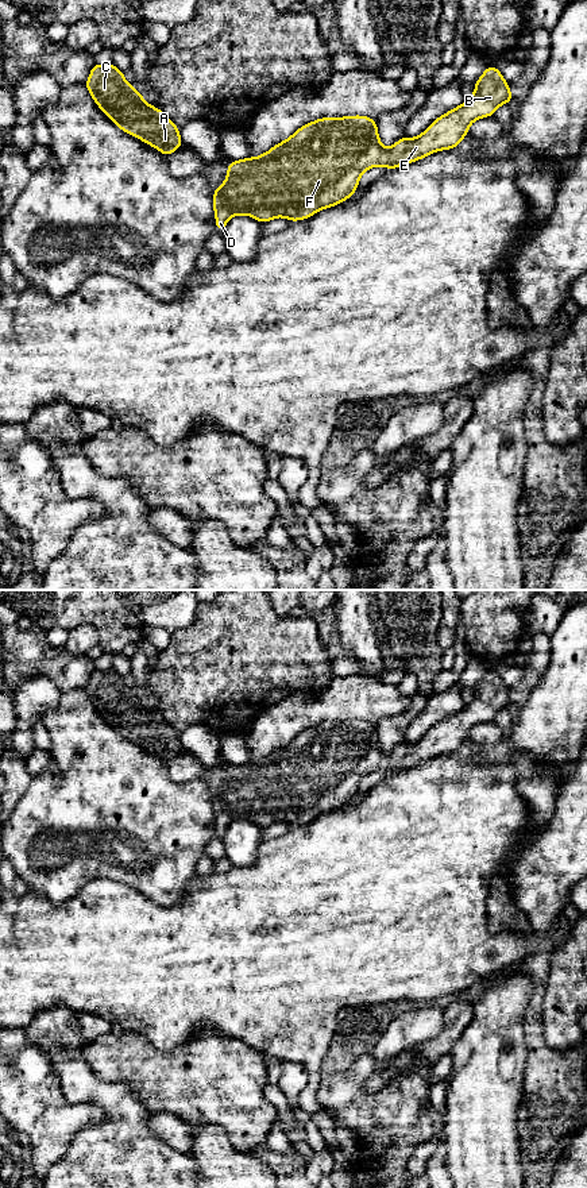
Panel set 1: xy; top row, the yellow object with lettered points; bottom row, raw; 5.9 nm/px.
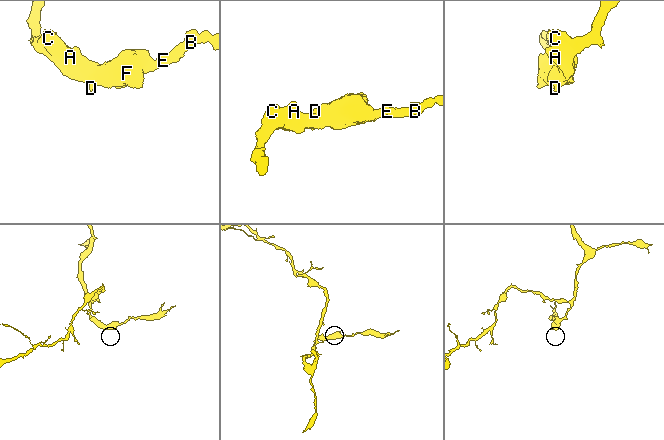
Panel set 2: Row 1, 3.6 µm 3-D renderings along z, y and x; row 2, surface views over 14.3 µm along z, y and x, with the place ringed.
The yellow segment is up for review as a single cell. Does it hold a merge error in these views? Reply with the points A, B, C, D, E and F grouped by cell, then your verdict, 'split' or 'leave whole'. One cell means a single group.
A B C D E F | leave whole

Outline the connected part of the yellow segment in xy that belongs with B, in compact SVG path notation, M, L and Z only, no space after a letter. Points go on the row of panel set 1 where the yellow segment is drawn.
M487 66L475 82L475 92L468 101L437 117L418 138L403 135L390 148L381 144L376 123L367 116L323 117L308 123L267 153L228 165L225 182L213 190L216 231L221 232L235 215L248 215L260 223L278 216L290 221L308 219L350 198L364 170L374 166L397 169L435 151L457 148L467 136L470 124L480 117L494 116L503 103L513 103L509 84L498 68Z

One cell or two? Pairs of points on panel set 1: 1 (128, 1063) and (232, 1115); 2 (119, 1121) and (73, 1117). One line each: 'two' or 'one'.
1: one
2: two

